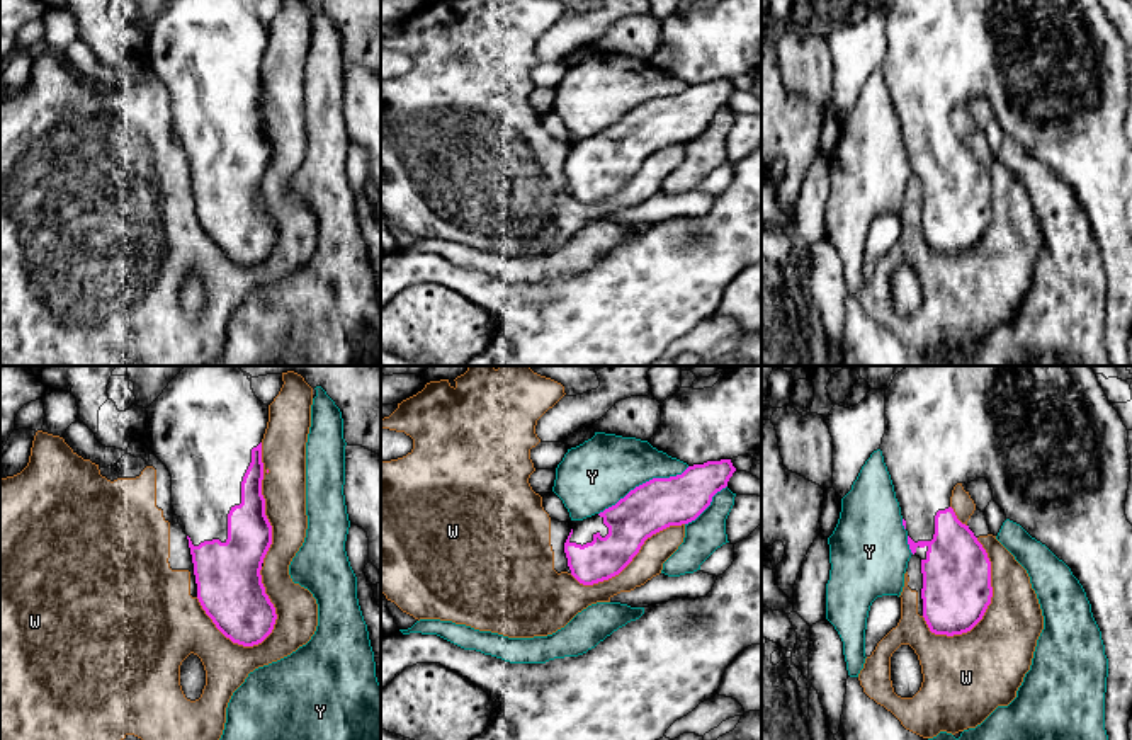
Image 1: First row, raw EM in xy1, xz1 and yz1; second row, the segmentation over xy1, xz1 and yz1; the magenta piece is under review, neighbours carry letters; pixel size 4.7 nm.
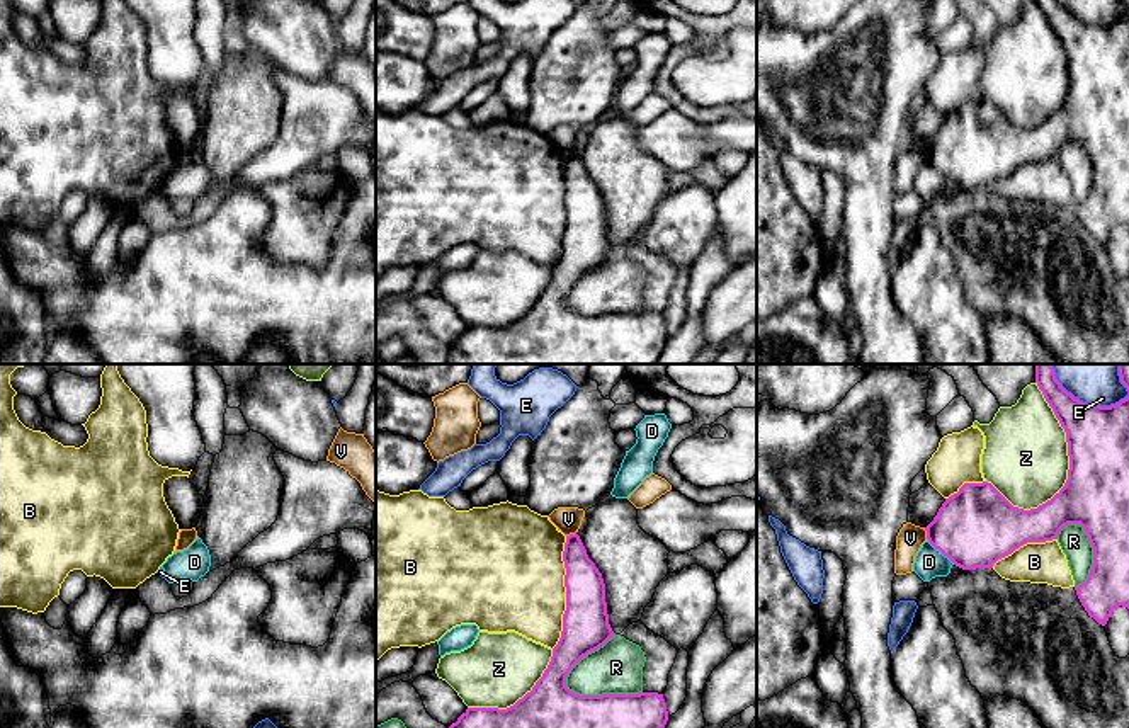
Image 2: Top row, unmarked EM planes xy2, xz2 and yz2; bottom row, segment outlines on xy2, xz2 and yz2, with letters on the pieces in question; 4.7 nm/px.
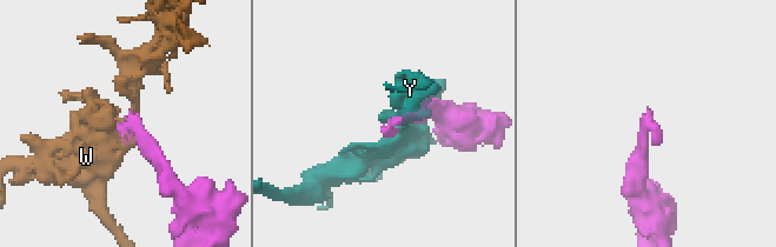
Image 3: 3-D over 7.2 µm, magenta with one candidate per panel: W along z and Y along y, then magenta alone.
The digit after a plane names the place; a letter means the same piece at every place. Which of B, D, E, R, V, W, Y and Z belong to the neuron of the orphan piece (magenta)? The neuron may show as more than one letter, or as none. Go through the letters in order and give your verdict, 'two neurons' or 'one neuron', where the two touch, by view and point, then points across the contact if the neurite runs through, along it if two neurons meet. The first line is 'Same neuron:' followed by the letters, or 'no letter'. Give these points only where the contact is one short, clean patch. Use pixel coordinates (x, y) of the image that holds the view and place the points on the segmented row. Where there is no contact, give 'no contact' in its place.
Same neuron: no letter
B: two neurons | xz2 (567, 592)
D: two neurons | yz2 (941, 551)
E: two neurons | yz2 (1085, 403)
R: two neurons | xz2 (582, 657)
V: two neurons | yz2 (927, 534) | along yz2 (924, 528), (929, 540)
W: two neurons | xy1 (237, 642)
Y: two neurons | xz1 (643, 483)
Z: two neurons | yz2 (1068, 453)

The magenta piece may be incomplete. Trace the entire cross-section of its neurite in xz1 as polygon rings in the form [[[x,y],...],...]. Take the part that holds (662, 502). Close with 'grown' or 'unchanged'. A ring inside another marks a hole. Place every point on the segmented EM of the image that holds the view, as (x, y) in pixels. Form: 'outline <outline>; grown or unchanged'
outline [[[731,459],[693,464],[682,475],[636,487],[600,514],[571,521],[564,543],[571,575],[583,585],[619,575],[648,538],[695,521],[734,471]]]; grown

